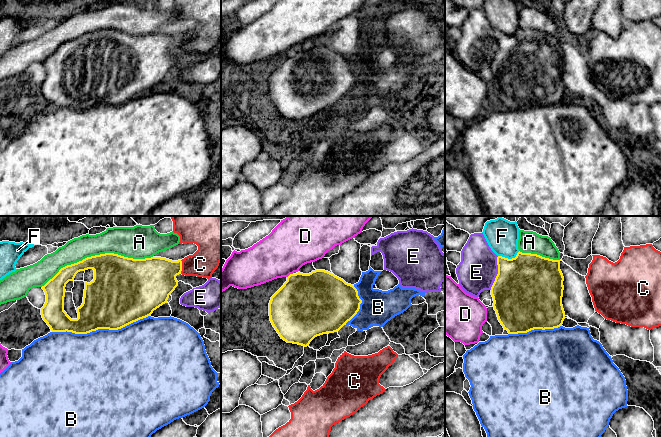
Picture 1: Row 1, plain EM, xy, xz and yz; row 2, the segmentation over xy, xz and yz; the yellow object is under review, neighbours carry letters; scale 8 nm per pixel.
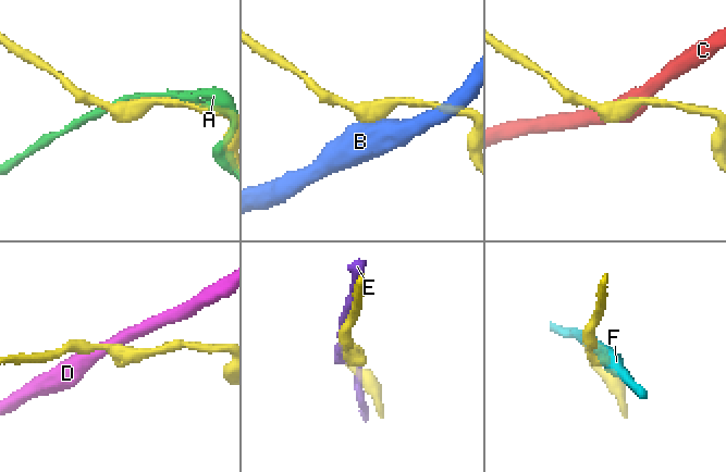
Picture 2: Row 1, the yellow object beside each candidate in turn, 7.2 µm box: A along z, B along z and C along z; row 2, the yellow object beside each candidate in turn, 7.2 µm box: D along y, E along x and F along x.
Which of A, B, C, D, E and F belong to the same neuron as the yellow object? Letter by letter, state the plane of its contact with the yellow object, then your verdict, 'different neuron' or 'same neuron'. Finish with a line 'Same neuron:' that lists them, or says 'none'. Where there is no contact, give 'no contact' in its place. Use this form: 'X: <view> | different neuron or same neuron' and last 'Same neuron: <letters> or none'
A: xy | different neuron
B: xy | different neuron
C: xy | different neuron
D: xz | different neuron
E: yz | different neuron
F: yz | different neuron
Same neuron: none

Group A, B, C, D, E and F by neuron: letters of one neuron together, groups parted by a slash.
A F / B / C / D / E

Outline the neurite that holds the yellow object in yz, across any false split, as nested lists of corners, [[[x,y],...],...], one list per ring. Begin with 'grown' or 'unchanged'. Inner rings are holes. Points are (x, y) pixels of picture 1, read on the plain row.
unchanged; [[[520,27],[512,35],[497,33],[498,50],[491,71],[498,96],[509,110],[562,102],[560,37]]]

